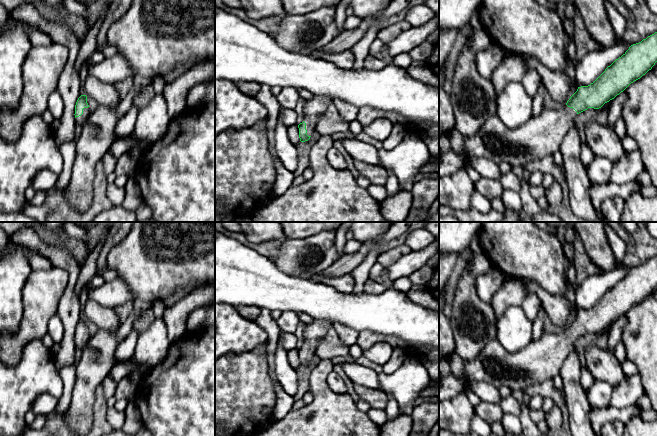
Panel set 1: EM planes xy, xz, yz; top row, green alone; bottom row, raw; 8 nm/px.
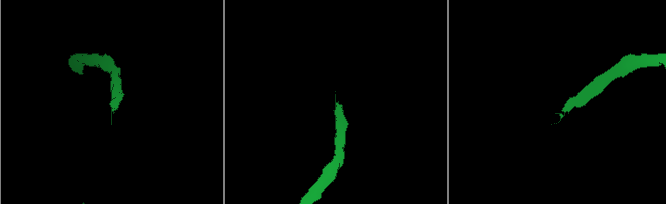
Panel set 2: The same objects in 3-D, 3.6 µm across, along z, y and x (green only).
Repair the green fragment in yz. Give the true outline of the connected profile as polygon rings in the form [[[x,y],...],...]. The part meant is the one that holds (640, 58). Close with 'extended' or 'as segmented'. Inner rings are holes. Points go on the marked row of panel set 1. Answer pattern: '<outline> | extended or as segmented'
[[[657,32],[633,44],[590,85],[578,87],[565,105],[560,108],[542,109],[541,113],[532,117],[522,126],[507,128],[497,114],[489,117],[474,136],[464,136],[463,154],[448,151],[439,155],[439,177],[451,175],[465,163],[466,159],[475,156],[489,159],[494,163],[507,162],[512,167],[524,167],[530,161],[552,156],[559,151],[560,144],[574,125],[575,117],[588,108],[599,109],[614,99],[631,83],[645,75],[657,62]]] | extended

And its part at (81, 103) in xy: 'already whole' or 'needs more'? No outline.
needs more

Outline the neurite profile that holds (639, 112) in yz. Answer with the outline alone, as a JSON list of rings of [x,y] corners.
[[[657,69],[649,70],[623,93],[627,96],[621,111],[626,135],[637,143],[644,170],[657,189]]]

